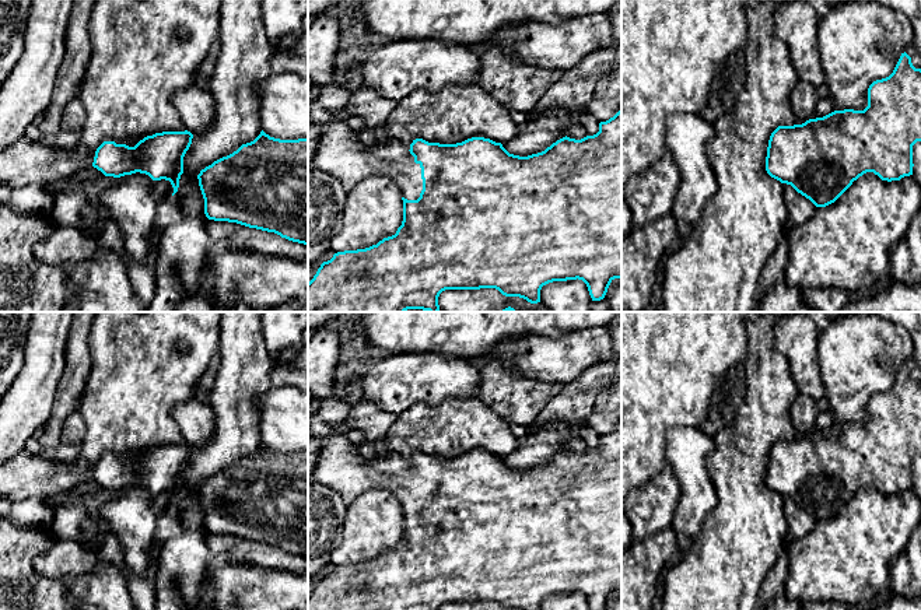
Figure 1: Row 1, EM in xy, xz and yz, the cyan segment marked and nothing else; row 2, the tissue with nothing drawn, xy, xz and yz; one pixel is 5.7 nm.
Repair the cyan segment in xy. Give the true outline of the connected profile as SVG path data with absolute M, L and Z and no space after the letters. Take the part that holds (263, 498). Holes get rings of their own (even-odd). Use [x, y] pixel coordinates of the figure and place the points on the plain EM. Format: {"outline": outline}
{"outline": "M262 444L253 455L202 483L197 492L209 533L274 546L308 560L308 451L280 453Z"}

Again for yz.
{"outline": "M904 365L889 390L869 399L868 420L864 424L834 424L802 438L778 439L768 453L766 484L781 497L791 498L816 520L826 520L866 485L887 495L913 488L913 459L917 455L921 455L921 382L915 382Z"}

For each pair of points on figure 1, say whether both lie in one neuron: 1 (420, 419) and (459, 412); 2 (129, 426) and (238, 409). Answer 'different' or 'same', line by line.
1: same
2: different

